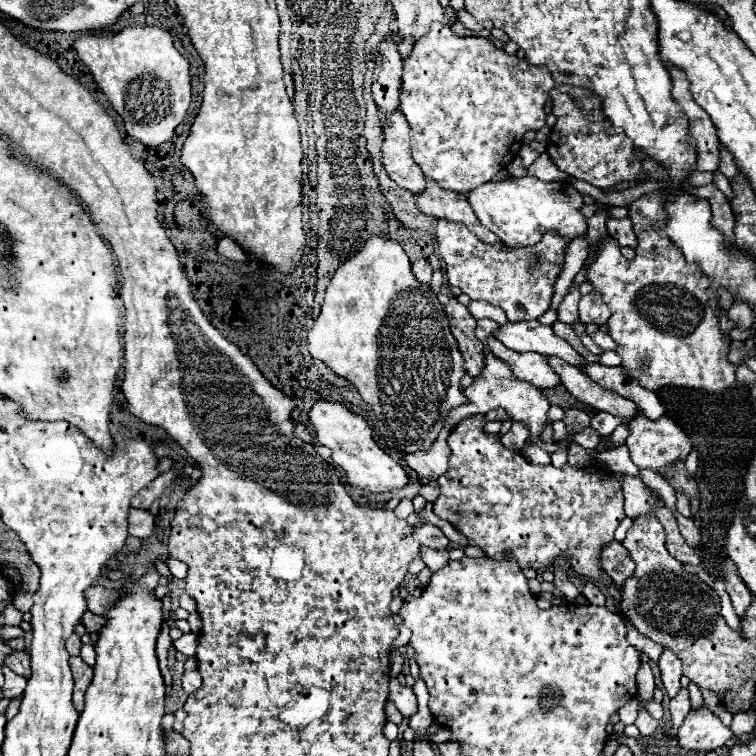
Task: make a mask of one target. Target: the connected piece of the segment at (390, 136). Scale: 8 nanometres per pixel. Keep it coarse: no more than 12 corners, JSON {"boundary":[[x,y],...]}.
{"boundary":[[402,112],[384,120],[382,162],[414,196],[426,178],[412,158],[412,132]]}

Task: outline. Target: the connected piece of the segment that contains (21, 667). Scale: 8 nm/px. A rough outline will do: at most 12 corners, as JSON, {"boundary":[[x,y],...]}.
{"boundary":[[12,652],[4,666],[20,676],[30,676],[30,656]]}

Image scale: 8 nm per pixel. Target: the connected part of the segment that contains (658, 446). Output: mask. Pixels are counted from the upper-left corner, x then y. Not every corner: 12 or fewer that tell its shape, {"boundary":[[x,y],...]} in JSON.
{"boundary":[[640,416],[626,446],[638,468],[674,470],[692,450],[668,416]]}

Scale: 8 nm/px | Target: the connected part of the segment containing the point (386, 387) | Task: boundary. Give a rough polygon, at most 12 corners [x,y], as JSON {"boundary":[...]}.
{"boundary":[[394,240],[338,266],[308,350],[384,446],[466,402],[444,306]]}

